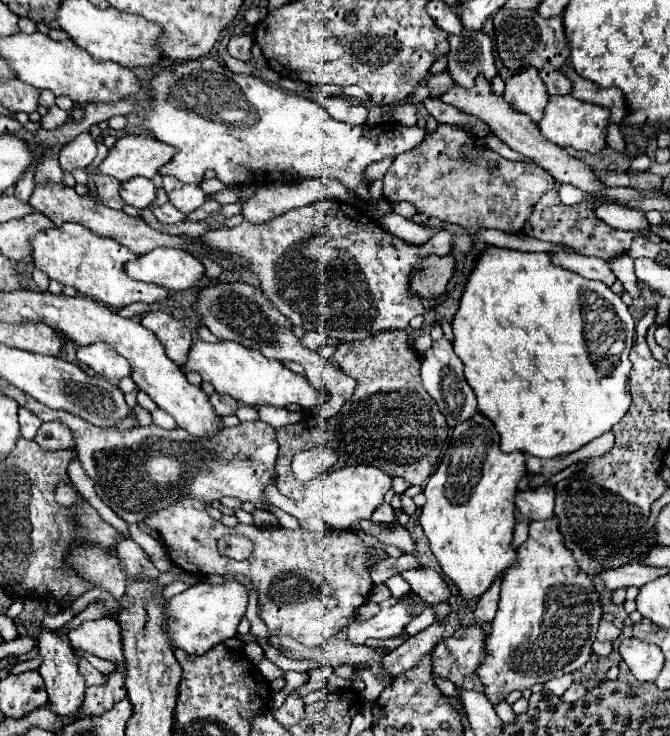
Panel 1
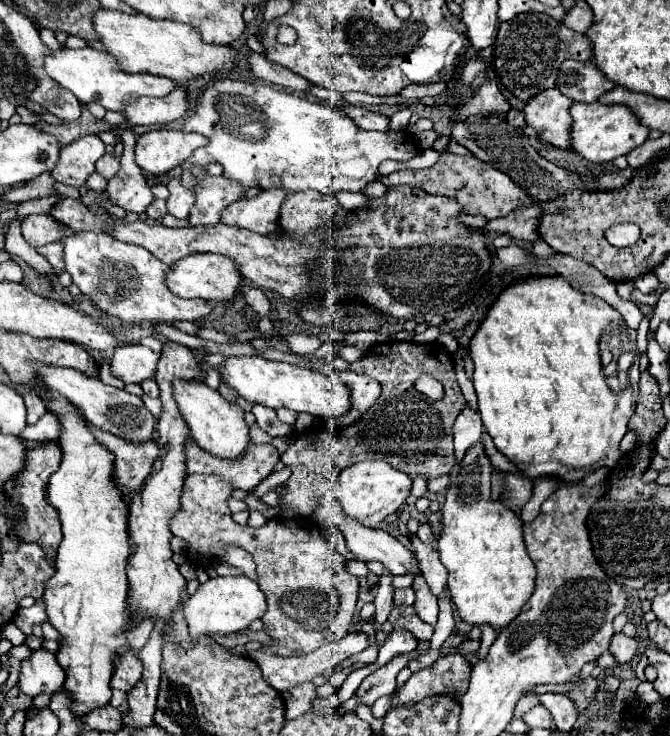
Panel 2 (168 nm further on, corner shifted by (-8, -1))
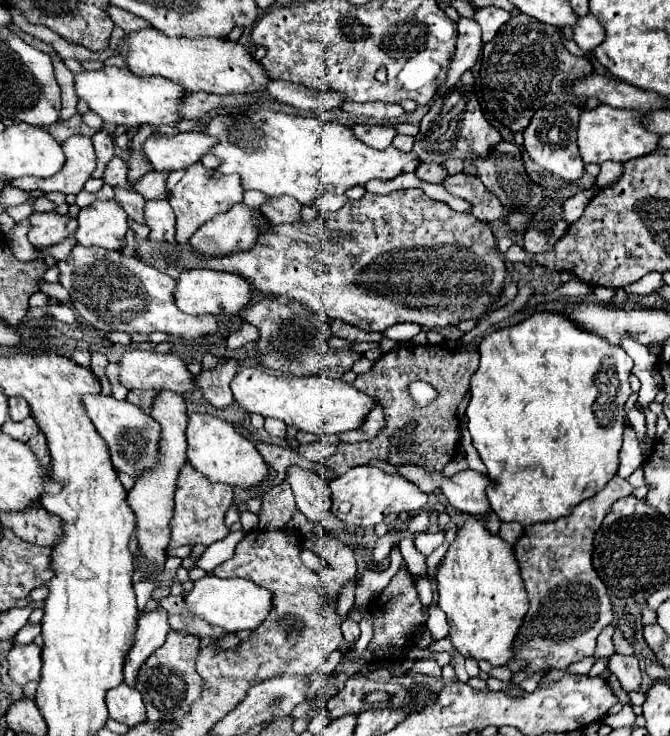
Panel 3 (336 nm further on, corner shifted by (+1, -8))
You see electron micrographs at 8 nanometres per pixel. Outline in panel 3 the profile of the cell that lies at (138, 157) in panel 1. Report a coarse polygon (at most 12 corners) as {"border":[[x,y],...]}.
{"border":[[203,132],[153,134],[143,152],[157,172],[185,170],[215,146]]}

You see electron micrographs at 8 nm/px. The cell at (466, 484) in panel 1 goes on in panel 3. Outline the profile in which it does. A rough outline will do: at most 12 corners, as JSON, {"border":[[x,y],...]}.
{"border":[[467,516],[439,562],[463,654],[503,666],[529,610],[513,546]]}

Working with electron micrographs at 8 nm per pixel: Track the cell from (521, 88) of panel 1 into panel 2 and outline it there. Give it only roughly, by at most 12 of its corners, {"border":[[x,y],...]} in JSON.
{"border":[[546,89],[526,103],[526,123],[540,141],[574,151],[574,101]]}

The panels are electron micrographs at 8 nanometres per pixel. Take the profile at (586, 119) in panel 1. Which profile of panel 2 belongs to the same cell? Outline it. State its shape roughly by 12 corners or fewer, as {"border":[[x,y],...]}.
{"border":[[574,103],[572,145],[590,163],[628,155],[650,129],[626,105]]}

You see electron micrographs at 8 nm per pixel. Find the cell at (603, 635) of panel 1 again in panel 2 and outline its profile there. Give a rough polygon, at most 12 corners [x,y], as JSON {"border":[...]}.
{"border":[[612,637],[610,653],[616,663],[630,663],[638,655],[638,641]]}

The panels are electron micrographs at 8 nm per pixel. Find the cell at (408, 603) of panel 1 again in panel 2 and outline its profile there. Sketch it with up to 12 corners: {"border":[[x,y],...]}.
{"border":[[348,633],[302,657],[250,653],[278,693],[308,683],[368,647]]}

